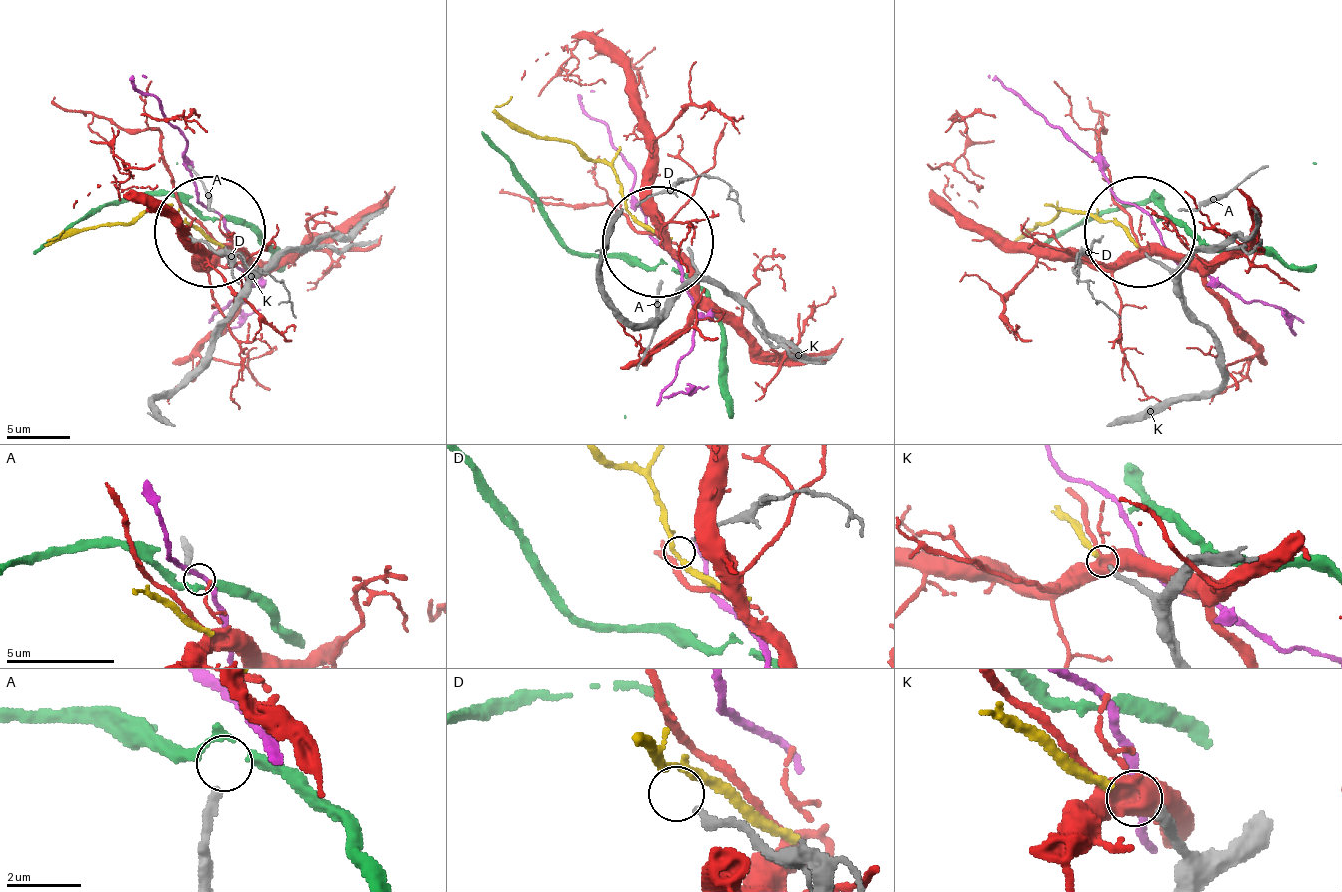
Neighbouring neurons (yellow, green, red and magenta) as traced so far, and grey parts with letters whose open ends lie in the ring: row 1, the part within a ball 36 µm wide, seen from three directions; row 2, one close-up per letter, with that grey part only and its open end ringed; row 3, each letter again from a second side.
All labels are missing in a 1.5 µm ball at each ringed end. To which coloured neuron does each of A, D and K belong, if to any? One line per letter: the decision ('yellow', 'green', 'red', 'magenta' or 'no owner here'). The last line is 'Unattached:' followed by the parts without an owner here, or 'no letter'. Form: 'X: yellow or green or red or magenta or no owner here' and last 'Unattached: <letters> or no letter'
A: green
D: no owner here
K: yellow
Unattached: D

